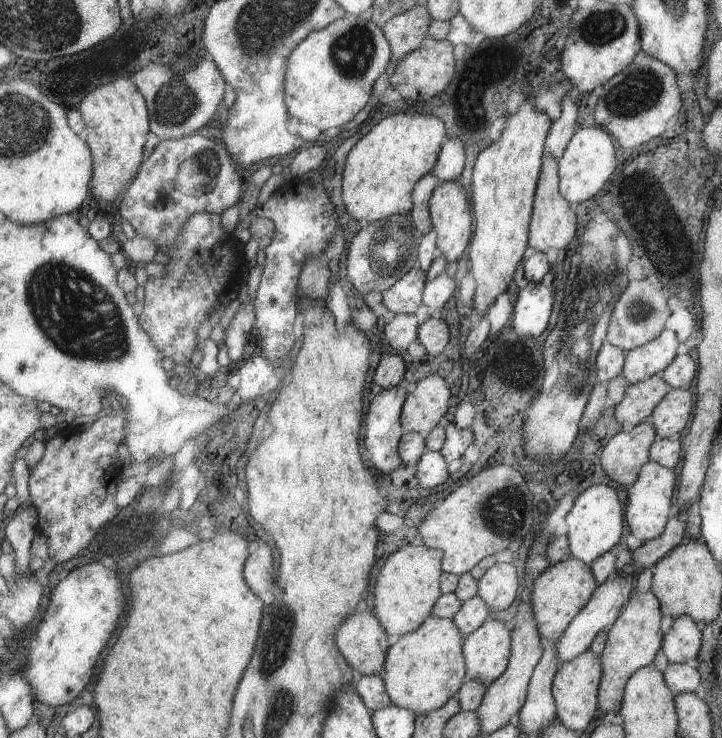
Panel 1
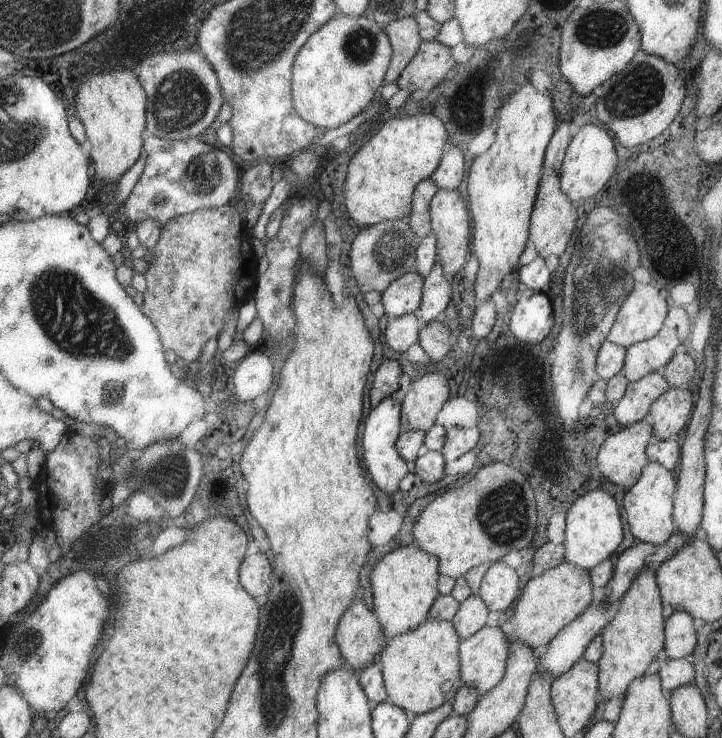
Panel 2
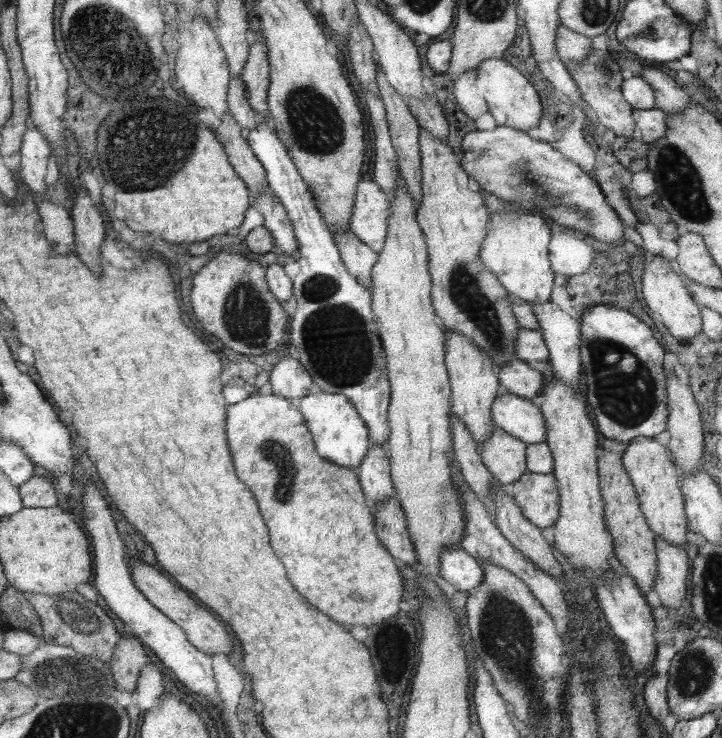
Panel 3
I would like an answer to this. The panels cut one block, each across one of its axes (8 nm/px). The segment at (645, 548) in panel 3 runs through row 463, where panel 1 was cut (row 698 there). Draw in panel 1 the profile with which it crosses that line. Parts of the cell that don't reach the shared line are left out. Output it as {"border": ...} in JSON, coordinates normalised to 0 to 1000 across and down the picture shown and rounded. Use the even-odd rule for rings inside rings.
{"border":[[[877,797],[874,808],[866,813],[866,824],[855,835],[855,840],[838,854],[841,870],[830,889],[832,908],[835,908],[832,927],[830,927],[830,962],[835,962],[838,967],[857,962],[857,957],[863,951],[863,938],[866,938],[868,921],[885,905],[896,905],[904,897],[913,875],[918,875],[916,854],[913,854],[916,832],[918,829],[916,829],[913,810],[902,799],[891,805],[891,802],[882,802],[882,797]]]}

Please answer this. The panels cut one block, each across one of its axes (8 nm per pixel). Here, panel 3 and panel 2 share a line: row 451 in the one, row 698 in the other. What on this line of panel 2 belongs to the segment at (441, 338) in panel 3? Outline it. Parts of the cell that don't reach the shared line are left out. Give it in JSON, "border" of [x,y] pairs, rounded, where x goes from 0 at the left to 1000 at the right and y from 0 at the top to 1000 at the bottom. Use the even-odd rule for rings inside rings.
{"border":[[[591,840],[575,856],[542,867],[525,889],[539,951],[564,962],[569,970],[586,970],[616,954],[627,954],[633,938],[644,930],[639,911],[639,873],[641,864],[630,846],[614,840]]]}

